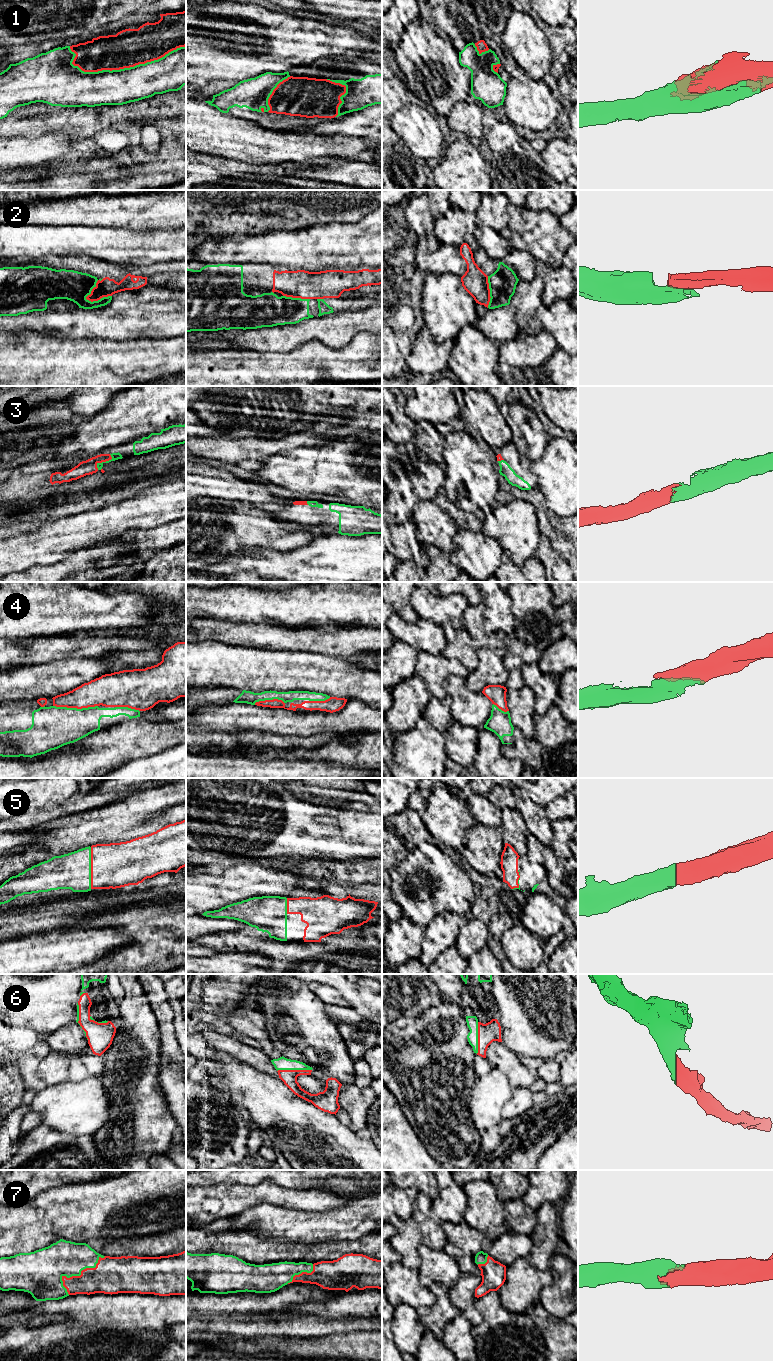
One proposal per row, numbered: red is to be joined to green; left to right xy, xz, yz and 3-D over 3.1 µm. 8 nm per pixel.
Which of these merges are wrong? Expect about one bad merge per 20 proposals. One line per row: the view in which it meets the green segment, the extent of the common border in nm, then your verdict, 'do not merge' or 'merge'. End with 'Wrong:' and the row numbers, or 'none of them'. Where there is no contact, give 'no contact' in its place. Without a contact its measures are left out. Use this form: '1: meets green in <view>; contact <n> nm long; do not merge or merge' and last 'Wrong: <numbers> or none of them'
1: meets green in xy; contact 950 nm long; merge
2: meets green in xy; contact 220 nm long; merge
3: meets green in xy; contact 170 nm long; merge
4: meets green in xy; contact 360 nm long; merge
5: meets green in xy; contact 340 nm long; merge
6: meets green in xz; contact 280 nm long; merge
7: meets green in xy; contact 440 nm long; merge
Wrong: none of them

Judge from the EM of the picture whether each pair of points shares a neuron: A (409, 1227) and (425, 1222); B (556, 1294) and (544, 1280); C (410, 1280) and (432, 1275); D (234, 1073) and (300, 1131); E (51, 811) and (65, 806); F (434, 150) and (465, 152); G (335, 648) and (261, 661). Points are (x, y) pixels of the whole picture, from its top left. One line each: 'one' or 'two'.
A: two
B: two
C: two
D: one
E: one
F: two
G: two

